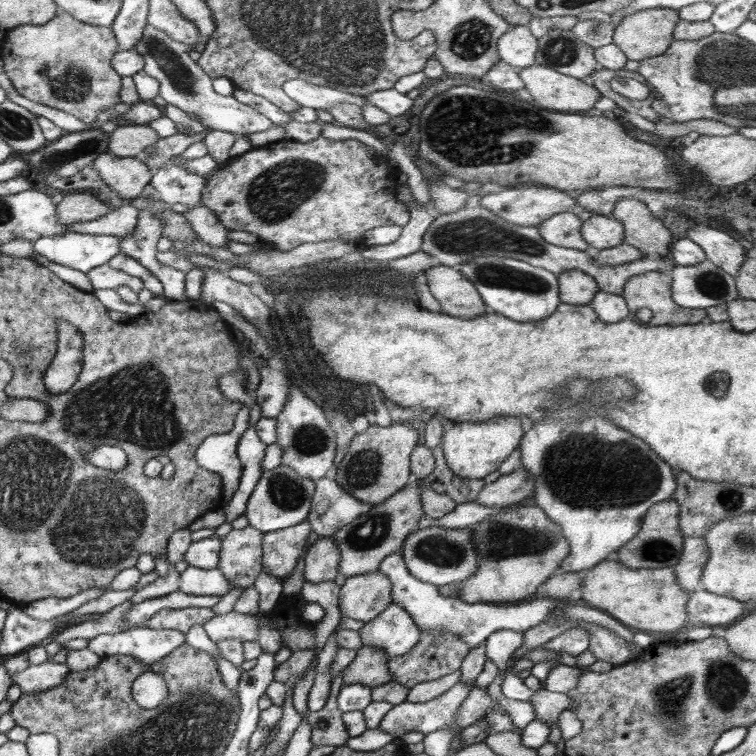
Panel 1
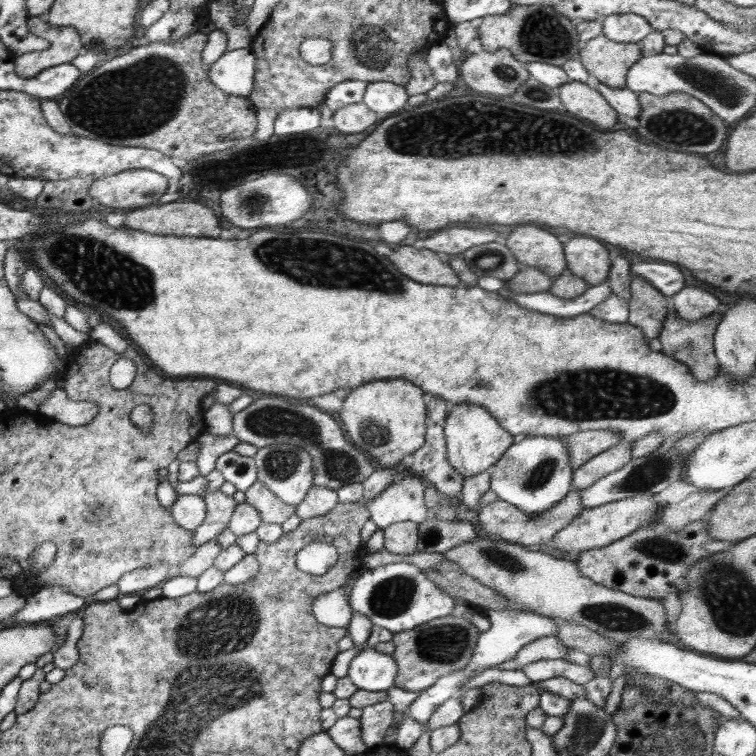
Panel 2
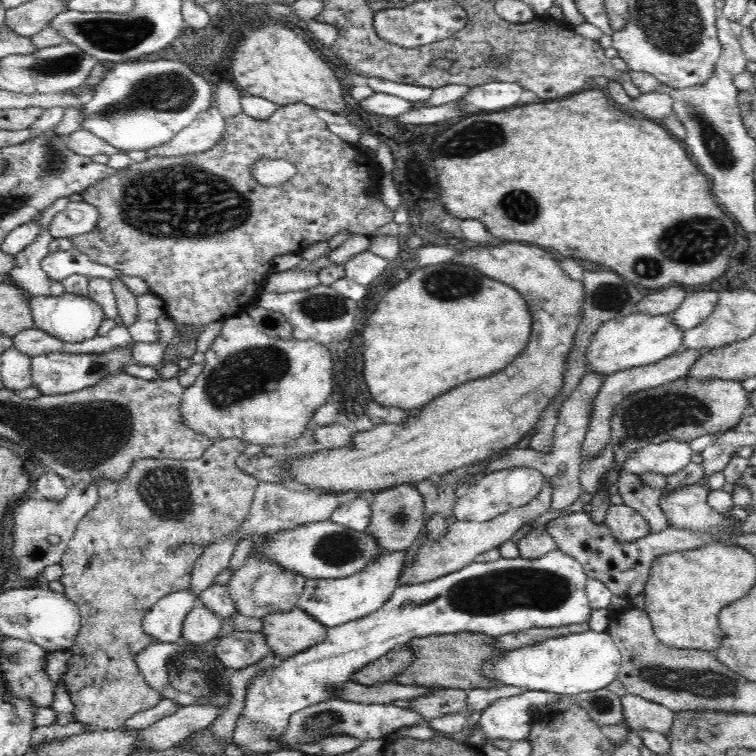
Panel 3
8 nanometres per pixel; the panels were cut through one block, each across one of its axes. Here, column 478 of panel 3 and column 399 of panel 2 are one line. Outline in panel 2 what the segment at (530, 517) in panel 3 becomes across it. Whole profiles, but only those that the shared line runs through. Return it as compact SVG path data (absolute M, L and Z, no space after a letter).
M412 521L392 523L383 529L384 549L395 555L408 556L417 550L418 524Z

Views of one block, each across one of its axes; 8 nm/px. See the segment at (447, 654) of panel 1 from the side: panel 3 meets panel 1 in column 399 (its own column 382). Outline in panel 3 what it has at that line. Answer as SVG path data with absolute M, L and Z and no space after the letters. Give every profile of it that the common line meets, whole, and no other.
M403 645L391 650L379 660L364 666L356 674L352 674L351 680L366 686L394 681L398 675L408 670L408 666L414 660L416 657L410 650L410 646Z

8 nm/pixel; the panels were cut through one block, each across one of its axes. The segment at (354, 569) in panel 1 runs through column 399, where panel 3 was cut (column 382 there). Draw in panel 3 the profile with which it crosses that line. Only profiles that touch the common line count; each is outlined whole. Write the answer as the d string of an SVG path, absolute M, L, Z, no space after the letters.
M396 484L376 492L371 497L371 505L372 516L365 532L376 539L382 552L401 551L412 546L426 526L423 496L410 484Z

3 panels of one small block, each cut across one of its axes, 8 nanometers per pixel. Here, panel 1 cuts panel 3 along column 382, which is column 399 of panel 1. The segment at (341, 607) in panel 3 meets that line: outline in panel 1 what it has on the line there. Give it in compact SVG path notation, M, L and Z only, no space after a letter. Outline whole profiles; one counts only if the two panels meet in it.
M400 552L385 556L379 564L379 571L390 579L393 601L412 616L420 631L426 631L427 635L454 634L469 649L478 648L492 632L502 629L526 631L547 620L559 606L572 605L542 593L529 600L507 604L467 603L460 597L444 597L434 584L422 582L410 574Z

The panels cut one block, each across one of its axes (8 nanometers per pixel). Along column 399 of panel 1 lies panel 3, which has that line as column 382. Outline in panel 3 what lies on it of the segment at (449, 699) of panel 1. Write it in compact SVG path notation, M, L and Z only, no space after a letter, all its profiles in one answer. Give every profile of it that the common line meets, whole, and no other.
M339 699L326 700L296 712L294 719L289 723L289 735L281 737L282 748L291 748L292 745L315 743L322 736L346 734L360 739L385 738L390 734L406 728L424 723L422 715L414 709L398 708L391 704L364 705L363 703L349 702Z

